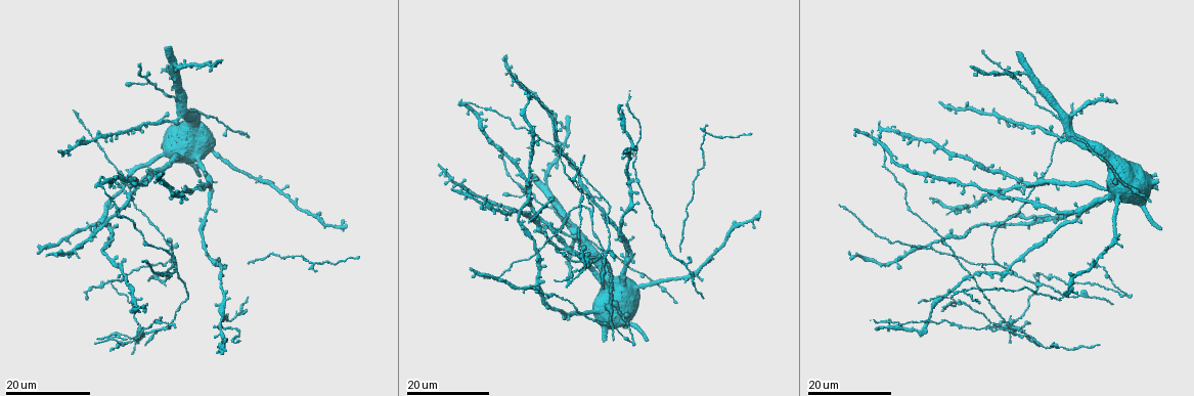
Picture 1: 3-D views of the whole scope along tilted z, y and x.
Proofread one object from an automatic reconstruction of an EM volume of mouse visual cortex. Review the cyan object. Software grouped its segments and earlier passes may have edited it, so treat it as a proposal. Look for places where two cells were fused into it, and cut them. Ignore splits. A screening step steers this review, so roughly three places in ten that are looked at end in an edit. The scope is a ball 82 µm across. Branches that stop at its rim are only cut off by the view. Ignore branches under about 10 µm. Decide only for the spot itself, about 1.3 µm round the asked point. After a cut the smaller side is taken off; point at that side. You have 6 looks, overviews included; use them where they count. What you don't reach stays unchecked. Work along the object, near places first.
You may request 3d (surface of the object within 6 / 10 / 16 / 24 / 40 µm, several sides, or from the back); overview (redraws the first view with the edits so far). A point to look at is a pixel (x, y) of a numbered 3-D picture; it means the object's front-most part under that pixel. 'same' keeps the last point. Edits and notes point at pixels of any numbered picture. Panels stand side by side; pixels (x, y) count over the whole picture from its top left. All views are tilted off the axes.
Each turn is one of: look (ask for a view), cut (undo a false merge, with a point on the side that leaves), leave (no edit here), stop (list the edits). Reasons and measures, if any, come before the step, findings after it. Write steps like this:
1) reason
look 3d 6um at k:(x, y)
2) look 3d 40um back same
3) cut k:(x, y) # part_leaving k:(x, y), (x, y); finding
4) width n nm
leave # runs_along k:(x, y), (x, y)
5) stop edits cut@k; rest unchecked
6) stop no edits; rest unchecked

look 3d 16um at 1:(569, 226)

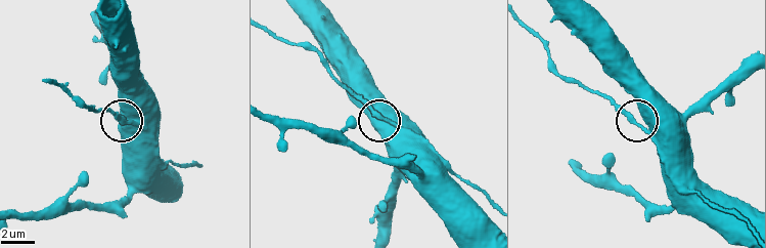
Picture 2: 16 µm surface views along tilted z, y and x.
zoom in
look 3d 6um at 2:(126, 120)

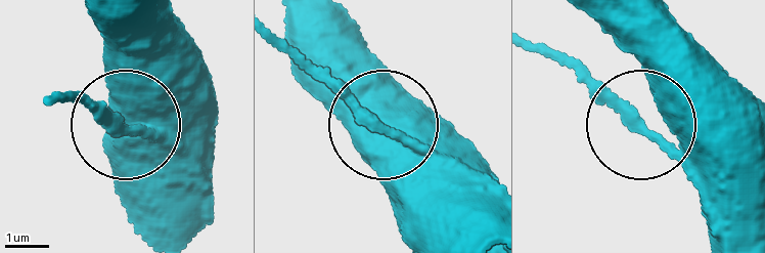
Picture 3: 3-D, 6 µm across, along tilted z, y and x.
leave # continuous, no second cell

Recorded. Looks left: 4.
look 3d 24um at 1:(1074, 135)

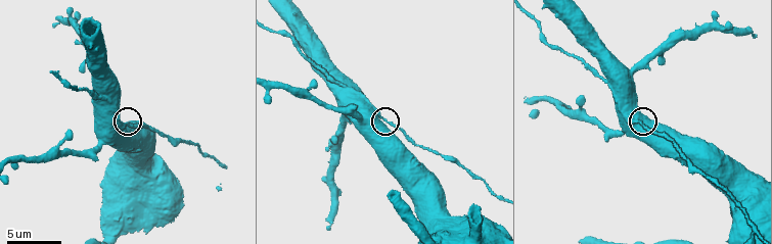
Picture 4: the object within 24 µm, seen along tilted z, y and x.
look 3d 6um at 4:(385, 120)

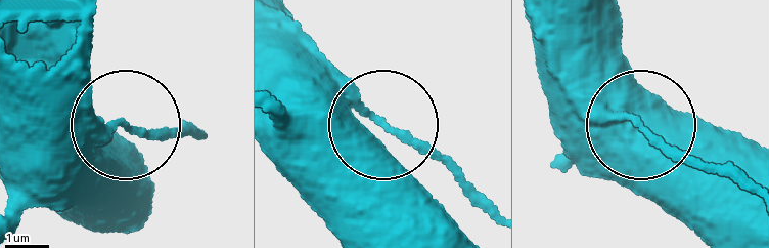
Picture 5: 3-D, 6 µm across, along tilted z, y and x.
leave # runs_along 5:(740, 222), (630, 120), (724, 176); continuous, no second cell

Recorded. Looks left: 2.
branch point
look 3d 16um at 1:(564, 245)

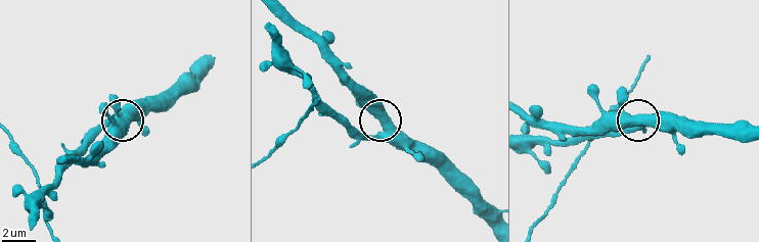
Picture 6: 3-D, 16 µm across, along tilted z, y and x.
look 3d 6um at 6:(387, 130)

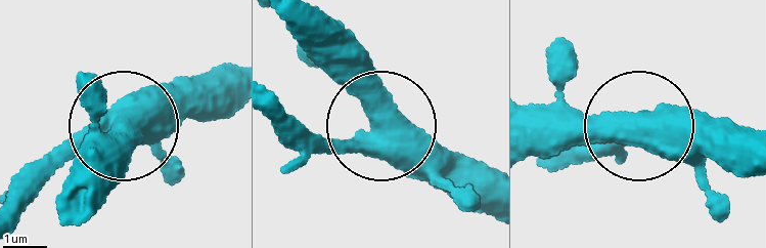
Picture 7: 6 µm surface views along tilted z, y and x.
side_arm 101 um
leave # runs_along 7:(201, 74), (30, 165); continuous, no second cell

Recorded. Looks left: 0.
stop no edits; rest unchecked

